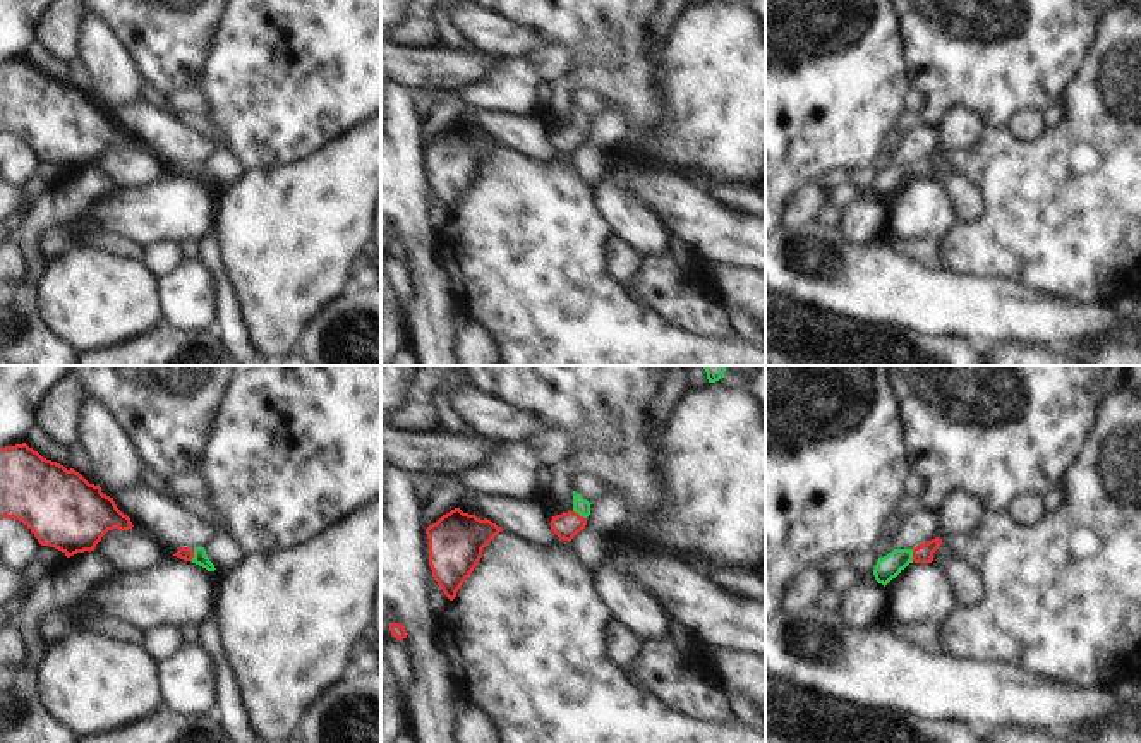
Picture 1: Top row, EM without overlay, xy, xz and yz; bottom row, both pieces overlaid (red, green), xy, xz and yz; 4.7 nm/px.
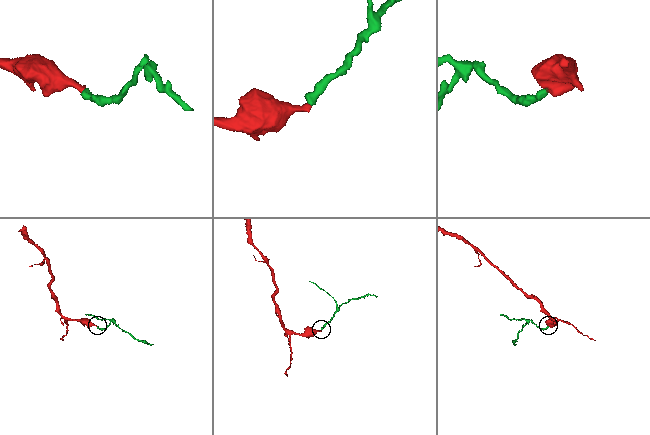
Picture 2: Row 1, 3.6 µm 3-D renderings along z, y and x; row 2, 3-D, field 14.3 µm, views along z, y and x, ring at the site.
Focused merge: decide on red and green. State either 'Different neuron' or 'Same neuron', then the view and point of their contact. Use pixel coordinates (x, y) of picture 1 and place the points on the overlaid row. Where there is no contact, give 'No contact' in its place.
Same neuron. Touches red at xz (579, 515).

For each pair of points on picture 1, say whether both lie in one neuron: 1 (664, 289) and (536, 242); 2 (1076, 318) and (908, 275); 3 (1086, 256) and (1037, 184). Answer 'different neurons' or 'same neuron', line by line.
1: different neurons
2: same neuron
3: same neuron

